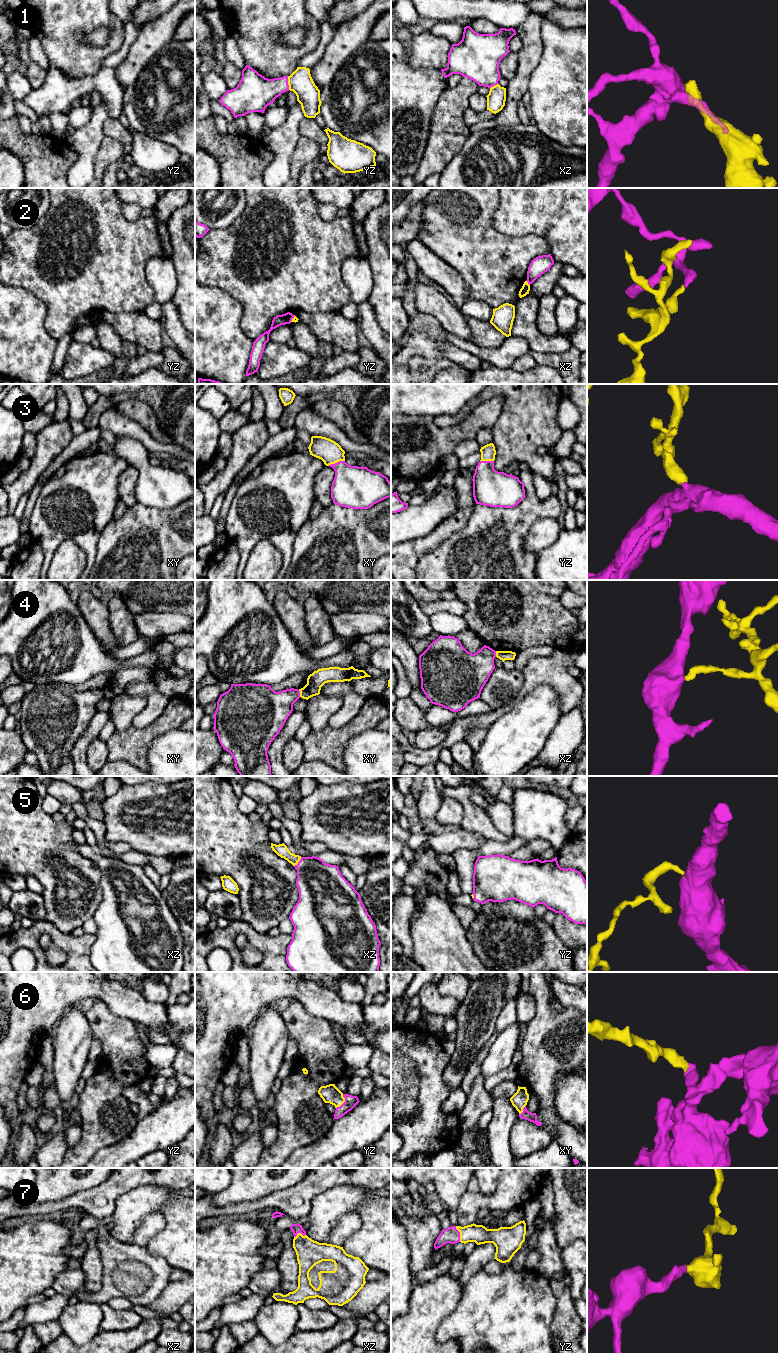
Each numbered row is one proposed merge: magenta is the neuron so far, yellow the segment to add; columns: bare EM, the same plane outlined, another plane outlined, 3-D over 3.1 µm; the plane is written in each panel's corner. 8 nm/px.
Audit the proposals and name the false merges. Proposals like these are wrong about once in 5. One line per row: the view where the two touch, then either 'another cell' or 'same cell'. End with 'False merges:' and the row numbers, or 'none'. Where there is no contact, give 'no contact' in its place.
1: meets magenta in yz; same cell
2: meets magenta in xz; another cell
3: meets magenta in xy; same cell
4: meets magenta in xy; another cell
5: meets magenta in xz; same cell
6: meets magenta in yz; same cell
7: meets magenta in yz; same cell
False merges: 2, 4

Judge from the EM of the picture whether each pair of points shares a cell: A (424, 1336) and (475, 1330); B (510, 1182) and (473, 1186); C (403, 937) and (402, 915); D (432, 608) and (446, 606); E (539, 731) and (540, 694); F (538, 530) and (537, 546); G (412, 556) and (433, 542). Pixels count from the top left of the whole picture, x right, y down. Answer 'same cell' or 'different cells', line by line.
A: different cells
B: different cells
C: same cell
D: same cell
E: same cell
F: same cell
G: same cell

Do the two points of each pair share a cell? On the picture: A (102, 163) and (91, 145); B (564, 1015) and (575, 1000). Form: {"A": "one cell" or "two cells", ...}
{"A": "two cells", "B": "two cells"}

